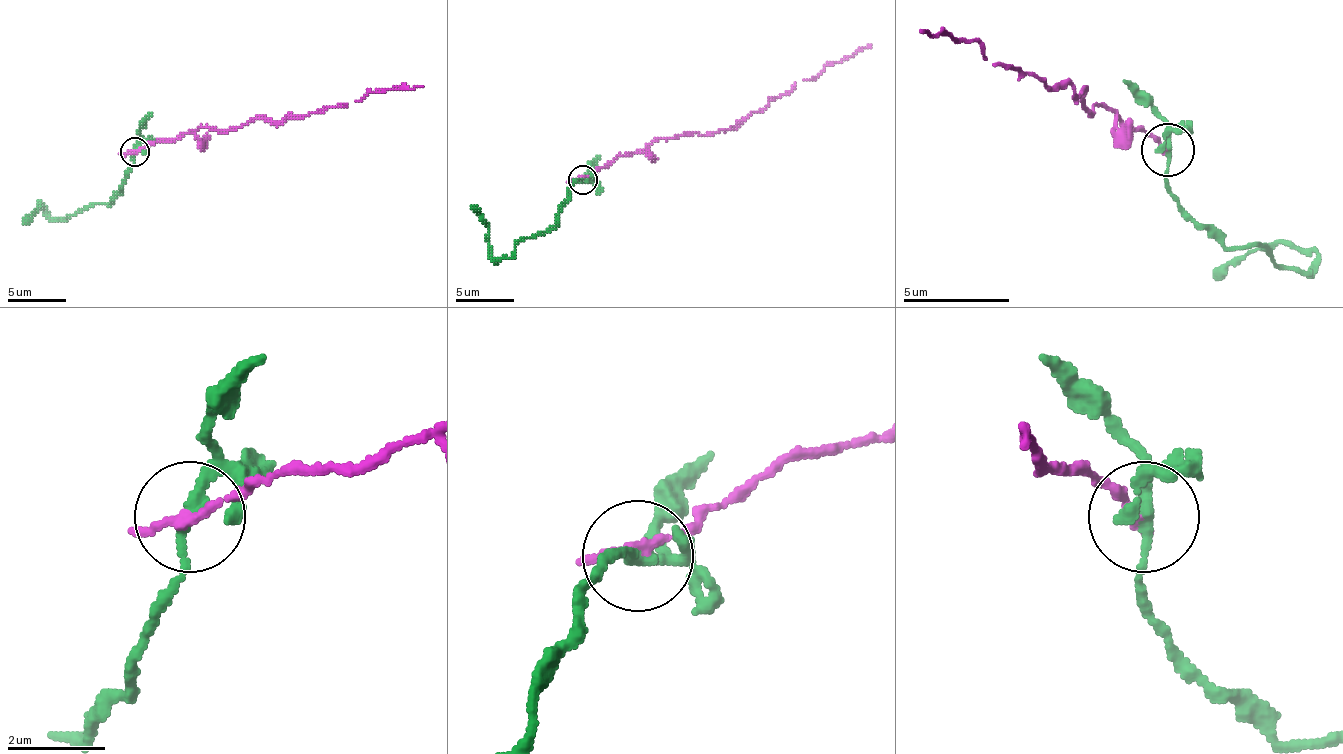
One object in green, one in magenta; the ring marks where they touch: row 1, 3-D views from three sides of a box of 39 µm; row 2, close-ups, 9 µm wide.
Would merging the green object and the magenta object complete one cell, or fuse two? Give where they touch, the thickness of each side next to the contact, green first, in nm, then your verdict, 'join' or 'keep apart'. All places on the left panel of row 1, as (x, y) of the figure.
at (134, 151); 240 nm thick on the green side, 190 nm on the other; keep apart

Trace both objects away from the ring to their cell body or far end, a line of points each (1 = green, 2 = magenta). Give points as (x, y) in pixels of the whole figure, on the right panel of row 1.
1: (1166, 148), (1172, 196), (1230, 244), (1262, 244), (1310, 276), (1310, 260), (1284, 244), (1252, 250), (1214, 282)
2: (1166, 148), (1097, 106), (1092, 111), (1081, 100), (1086, 90), (1076, 95), (990, 63), (974, 42), (921, 31)

